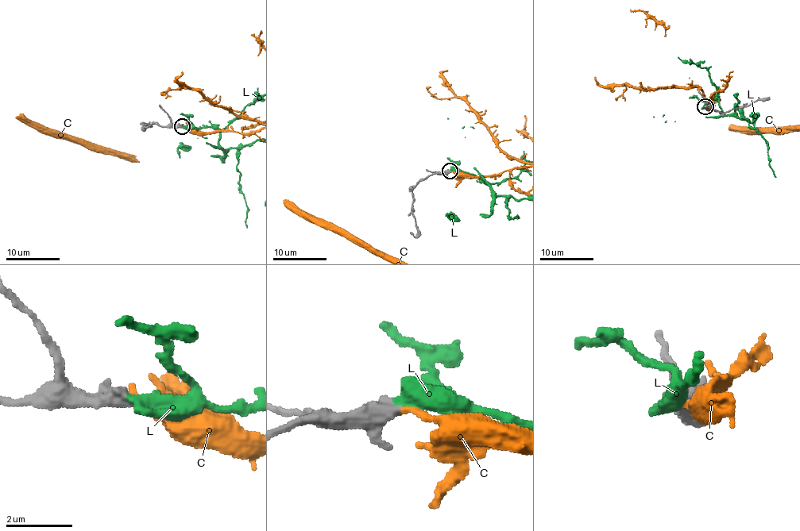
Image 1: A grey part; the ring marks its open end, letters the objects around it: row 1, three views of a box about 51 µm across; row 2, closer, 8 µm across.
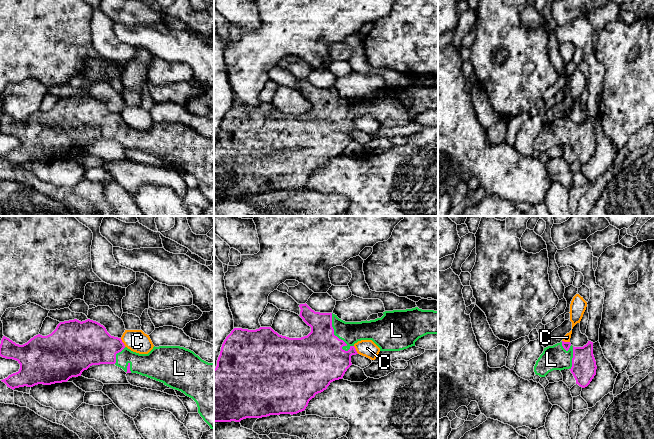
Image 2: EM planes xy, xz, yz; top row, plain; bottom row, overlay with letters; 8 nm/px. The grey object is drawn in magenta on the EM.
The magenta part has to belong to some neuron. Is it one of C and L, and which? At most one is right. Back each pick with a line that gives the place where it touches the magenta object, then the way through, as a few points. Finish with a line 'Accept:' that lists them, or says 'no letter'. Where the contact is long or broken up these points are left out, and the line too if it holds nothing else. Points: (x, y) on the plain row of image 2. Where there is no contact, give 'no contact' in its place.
L: xz (334, 111)
Accept: L

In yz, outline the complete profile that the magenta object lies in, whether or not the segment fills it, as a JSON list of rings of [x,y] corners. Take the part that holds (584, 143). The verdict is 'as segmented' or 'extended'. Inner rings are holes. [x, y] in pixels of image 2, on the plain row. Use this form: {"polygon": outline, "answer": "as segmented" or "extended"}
{"polygon": [[[560,118],[544,124],[534,142],[534,148],[545,153],[553,146],[569,145],[576,160],[587,163],[596,151],[596,137],[593,131],[593,118],[583,123],[574,123],[570,118]]], "answer": "extended"}

